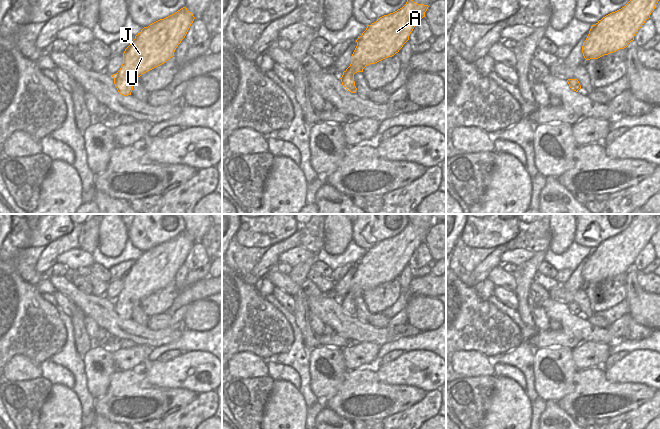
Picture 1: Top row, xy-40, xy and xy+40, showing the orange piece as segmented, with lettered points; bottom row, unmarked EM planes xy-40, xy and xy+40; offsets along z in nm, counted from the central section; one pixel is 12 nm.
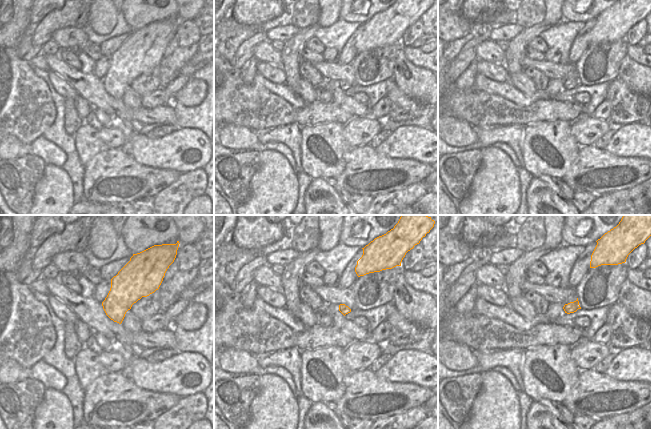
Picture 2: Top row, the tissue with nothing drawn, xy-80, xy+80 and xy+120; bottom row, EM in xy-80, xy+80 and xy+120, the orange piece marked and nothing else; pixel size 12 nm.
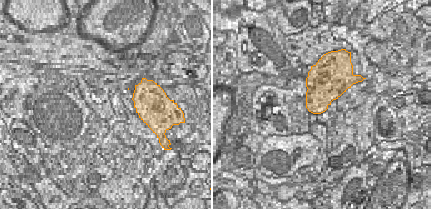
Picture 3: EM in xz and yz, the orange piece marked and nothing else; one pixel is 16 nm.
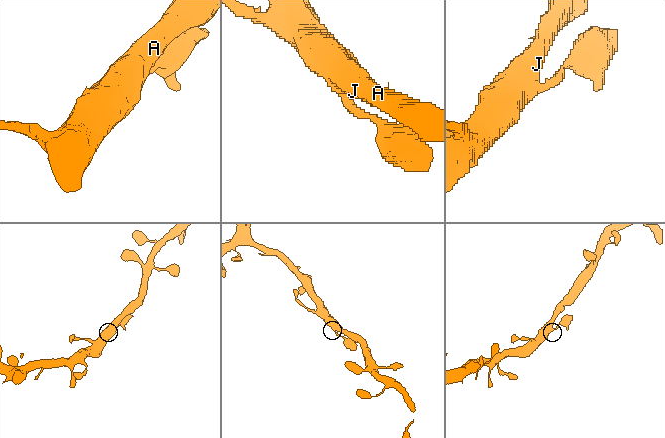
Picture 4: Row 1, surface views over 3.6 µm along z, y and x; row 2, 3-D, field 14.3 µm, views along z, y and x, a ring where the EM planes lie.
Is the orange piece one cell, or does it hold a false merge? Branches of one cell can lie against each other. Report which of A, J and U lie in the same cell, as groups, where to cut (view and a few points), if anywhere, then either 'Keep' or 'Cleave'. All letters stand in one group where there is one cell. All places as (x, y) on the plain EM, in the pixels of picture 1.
Groups: A J U. No split. Keep.

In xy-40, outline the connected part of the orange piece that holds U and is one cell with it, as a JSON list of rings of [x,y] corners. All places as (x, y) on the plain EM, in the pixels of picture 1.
[[[186,231],[144,251],[123,277],[120,294],[111,299],[118,316],[131,319],[136,301],[164,288],[185,262],[195,241]]]

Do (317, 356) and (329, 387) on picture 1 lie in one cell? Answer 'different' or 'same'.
same

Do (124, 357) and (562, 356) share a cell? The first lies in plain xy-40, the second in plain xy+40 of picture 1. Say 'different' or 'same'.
different

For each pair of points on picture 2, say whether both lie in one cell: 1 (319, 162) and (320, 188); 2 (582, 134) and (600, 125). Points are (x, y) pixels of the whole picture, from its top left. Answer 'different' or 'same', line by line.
1: different
2: same

